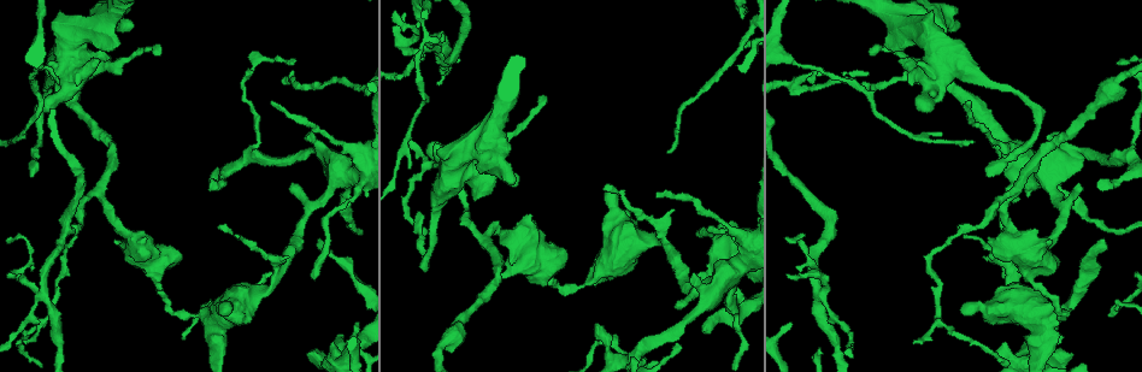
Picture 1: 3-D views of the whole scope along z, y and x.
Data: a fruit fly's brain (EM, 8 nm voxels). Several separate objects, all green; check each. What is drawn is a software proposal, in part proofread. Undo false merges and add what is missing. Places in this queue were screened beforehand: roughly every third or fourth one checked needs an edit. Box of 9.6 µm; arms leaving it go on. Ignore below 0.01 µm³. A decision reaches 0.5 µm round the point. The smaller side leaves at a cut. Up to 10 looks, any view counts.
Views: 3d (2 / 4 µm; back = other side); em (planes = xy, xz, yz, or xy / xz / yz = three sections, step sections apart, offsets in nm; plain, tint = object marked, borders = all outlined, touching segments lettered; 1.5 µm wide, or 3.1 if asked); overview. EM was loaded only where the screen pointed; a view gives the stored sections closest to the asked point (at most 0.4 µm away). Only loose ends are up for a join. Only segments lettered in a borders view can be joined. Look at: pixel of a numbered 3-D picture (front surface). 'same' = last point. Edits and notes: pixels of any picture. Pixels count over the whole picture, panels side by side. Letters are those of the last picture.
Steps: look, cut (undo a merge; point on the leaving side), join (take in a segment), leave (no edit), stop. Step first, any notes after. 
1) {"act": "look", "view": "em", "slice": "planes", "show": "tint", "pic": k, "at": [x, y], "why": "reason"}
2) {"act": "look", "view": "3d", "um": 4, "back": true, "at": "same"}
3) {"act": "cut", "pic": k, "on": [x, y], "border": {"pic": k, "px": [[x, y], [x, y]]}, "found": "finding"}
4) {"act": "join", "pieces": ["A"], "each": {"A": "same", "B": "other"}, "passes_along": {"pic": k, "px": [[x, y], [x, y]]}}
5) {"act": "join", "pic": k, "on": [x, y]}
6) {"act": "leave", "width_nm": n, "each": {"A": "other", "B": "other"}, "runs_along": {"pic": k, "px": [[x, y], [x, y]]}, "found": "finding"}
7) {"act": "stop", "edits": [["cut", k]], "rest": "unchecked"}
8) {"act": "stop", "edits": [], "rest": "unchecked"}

{"act": "look", "view": "em", "slice": "planes", "show": "borders", "pic": 1, "at": [988, 239], "why": "stops while still wide"}

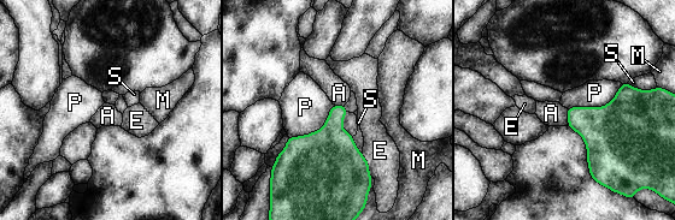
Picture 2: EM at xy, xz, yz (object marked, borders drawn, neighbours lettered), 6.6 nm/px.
{"act": "leave", "each": {"A": "other", "E": "other", "M": "other", "P": "other", "S": "other"}, "border": {"pic": 2, "px": [[565, 108], [568, 125]]}, "found": "none of them fits"}

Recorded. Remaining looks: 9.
{"act": "look", "view": "3d", "um": 2, "pic": 1, "at": [1061, 315], "why": "calibre changes"}

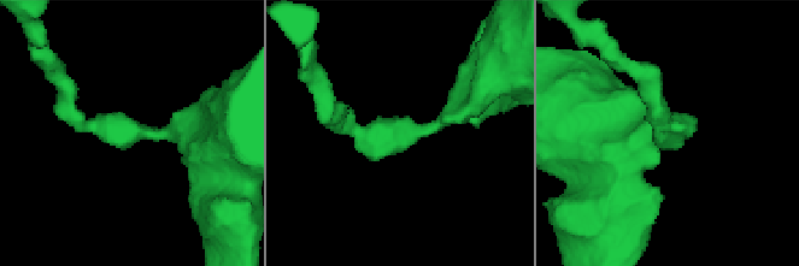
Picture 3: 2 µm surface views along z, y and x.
{"act": "look", "view": "em", "slice": "planes", "show": "borders", "pic": 3, "at": [403, 135], "arm_widths_nm": [160, 400]}

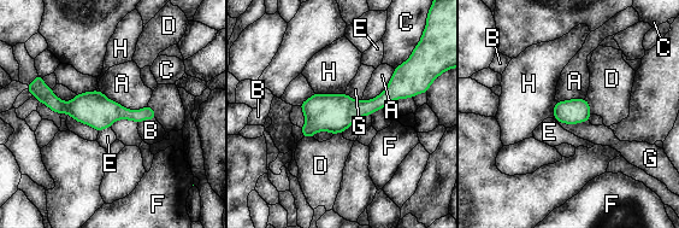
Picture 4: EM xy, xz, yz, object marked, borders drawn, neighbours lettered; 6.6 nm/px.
{"act": "cut", "pic": 4, "on": [37, 88], "width_nm": 170, "each": {"A": "other", "B": "other", "C": "other", "D": "other", "E": "other", "F": "other", "G": "other", "H": "other"}, "border": {"pic": 4, "px": [[66, 103], [64, 111]]}, "found": "a second neuron is stuck on"}

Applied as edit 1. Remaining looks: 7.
{"act": "look", "view": "em", "slice": "planes", "show": "plain", "pic": 1, "at": [1098, 185], "why": "free end"}

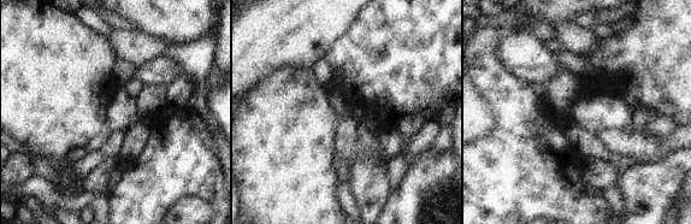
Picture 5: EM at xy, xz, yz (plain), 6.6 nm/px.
{"act": "look", "view": "em", "slice": "planes", "show": "borders", "at": "same", "why": "what lies round it"}

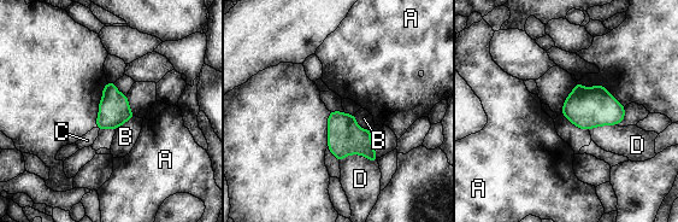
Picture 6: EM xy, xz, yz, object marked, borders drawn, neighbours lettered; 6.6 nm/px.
{"act": "leave", "width_nm": 200, "each": {"A": "other", "B": "other", "C": "other", "D": "other"}, "border": {"pic": 6, "px": [[354, 115], [361, 128], [371, 129]]}, "found": "none of them fits"}

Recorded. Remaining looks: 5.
{"act": "look", "view": "3d", "um": 4, "pic": 1, "at": [420, 212], "why": "an open end"}

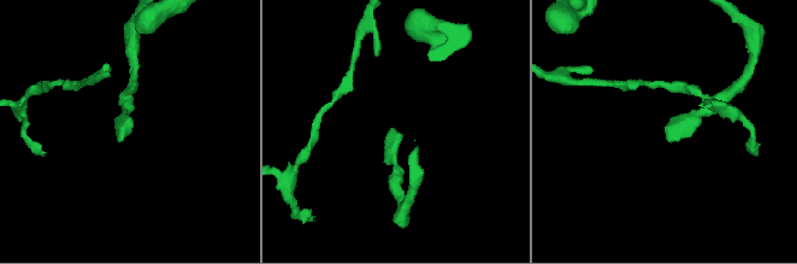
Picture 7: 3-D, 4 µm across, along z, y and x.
{"act": "look", "view": "em", "slice": "planes", "show": "borders", "pic": 7, "at": [121, 140]}

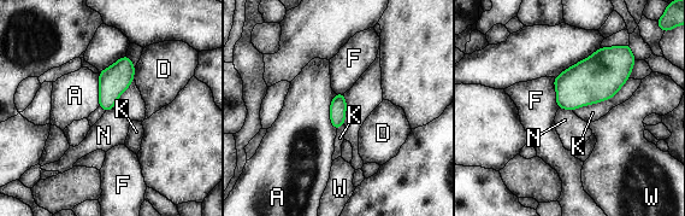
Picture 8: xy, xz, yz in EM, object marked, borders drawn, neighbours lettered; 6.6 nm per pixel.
{"act": "leave", "longest_contact_nm": ["K", 440], "each": {"A": "other", "D": "other", "F": "other", "K": "other", "N": "other", "W": "other"}, "border": {"pic": 8, "px": [[559, 108], [572, 111]]}, "found": "no lettered segment goes on from it"}

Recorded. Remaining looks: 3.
{"act": "stop", "edits": [["cut", 4]], "rest": "unchecked"}

